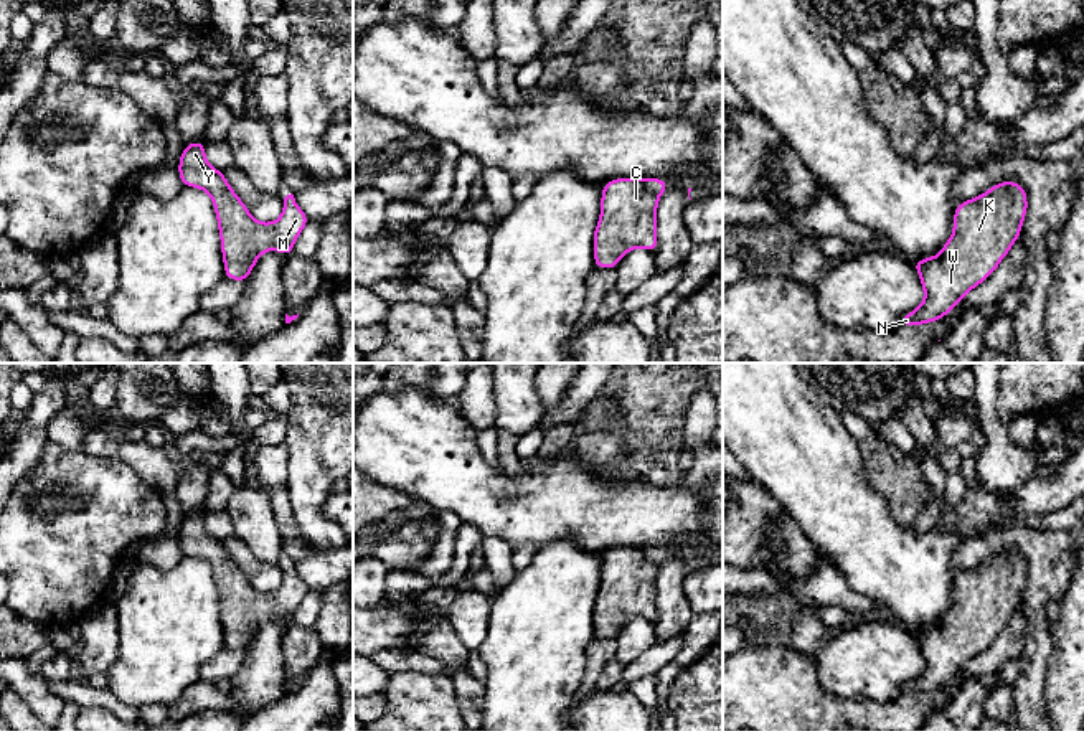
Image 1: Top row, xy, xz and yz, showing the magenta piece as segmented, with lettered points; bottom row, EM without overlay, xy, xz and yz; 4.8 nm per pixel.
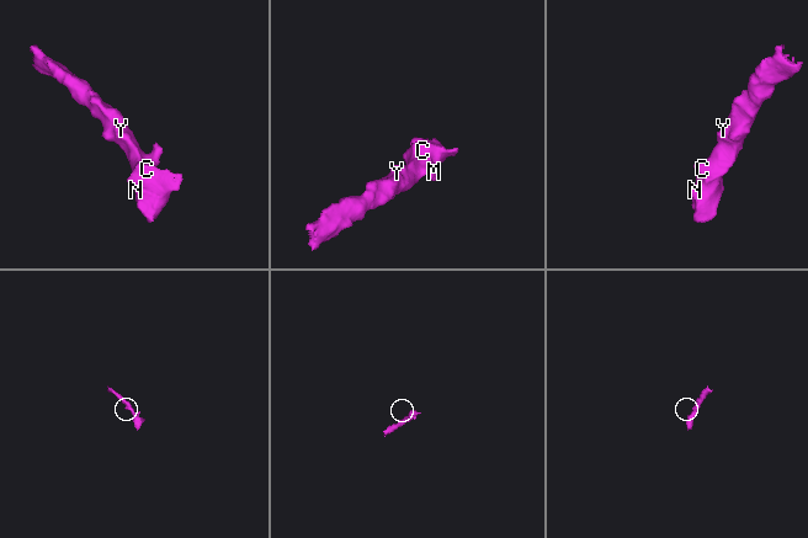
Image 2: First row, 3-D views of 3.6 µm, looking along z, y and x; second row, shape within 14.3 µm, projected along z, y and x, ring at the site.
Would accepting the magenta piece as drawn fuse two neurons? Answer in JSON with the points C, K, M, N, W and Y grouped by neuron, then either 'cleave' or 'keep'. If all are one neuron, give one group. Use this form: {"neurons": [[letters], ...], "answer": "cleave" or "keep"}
{"neurons": [["C", "K", "M", "N", "W", "Y"]], "answer": "keep"}

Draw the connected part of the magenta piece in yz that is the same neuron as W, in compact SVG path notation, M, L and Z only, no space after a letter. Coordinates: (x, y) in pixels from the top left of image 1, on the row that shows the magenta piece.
M1018 182L997 183L987 193L959 203L952 238L940 252L912 261L926 297L914 312L901 317L899 327L945 317L967 292L988 279L1020 238L1026 210L1026 191Z

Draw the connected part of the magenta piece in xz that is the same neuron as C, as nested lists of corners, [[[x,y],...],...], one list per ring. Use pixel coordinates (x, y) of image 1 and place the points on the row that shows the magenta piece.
[[[615,178],[602,185],[601,218],[594,229],[594,266],[615,269],[620,257],[635,248],[655,252],[657,205],[660,195],[670,186],[663,178]]]

